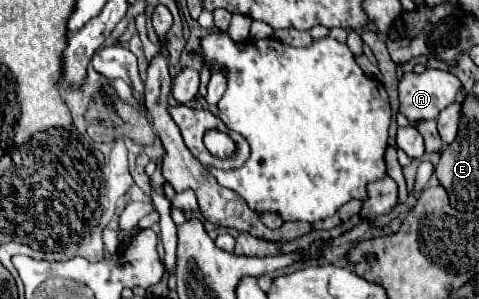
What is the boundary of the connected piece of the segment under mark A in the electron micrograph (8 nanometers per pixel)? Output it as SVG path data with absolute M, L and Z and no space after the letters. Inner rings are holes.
M425 70L423 74L415 74L415 72L405 74L399 80L399 100L401 100L399 112L403 112L411 120L411 124L415 120L435 120L443 108L455 102L455 94L459 92L459 88L461 88L461 82L457 80L457 76L443 70Z

